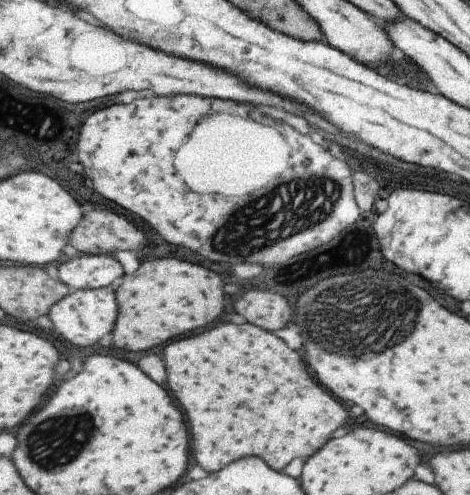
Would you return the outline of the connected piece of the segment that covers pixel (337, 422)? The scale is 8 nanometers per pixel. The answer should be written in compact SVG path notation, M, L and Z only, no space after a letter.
M225 322L225 324L219 324L211 330L205 330L203 334L197 334L197 336L191 336L191 338L181 338L181 340L175 340L171 342L169 346L165 346L165 364L167 364L167 372L169 372L169 388L171 392L177 396L177 400L181 402L181 406L185 408L187 412L187 418L189 418L189 426L191 426L191 434L193 434L193 456L195 460L207 470L207 472L215 472L215 470L221 470L225 468L229 462L237 460L237 458L243 458L243 456L261 456L271 468L277 468L277 470L283 470L291 460L295 458L307 458L311 456L317 448L323 446L323 442L327 440L327 436L337 428L341 426L345 420L347 420L347 412L341 408L341 404L329 396L309 374L307 374L307 368L305 368L305 362L301 358L299 352L291 350L287 346L285 340L281 340L279 336L259 328L259 326L253 326L253 324L233 324L233 322Z

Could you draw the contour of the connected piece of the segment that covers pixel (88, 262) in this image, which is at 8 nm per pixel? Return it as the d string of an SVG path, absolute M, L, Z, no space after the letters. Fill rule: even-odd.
M84 255L62 263L59 278L72 290L100 289L121 282L125 272L114 255Z

